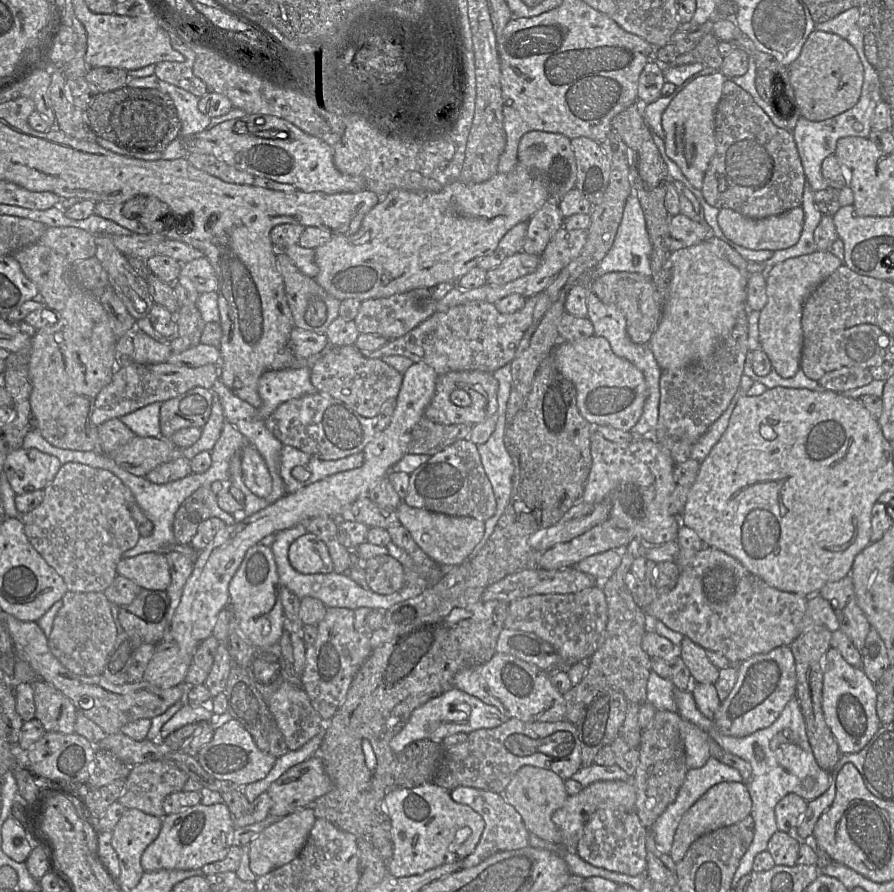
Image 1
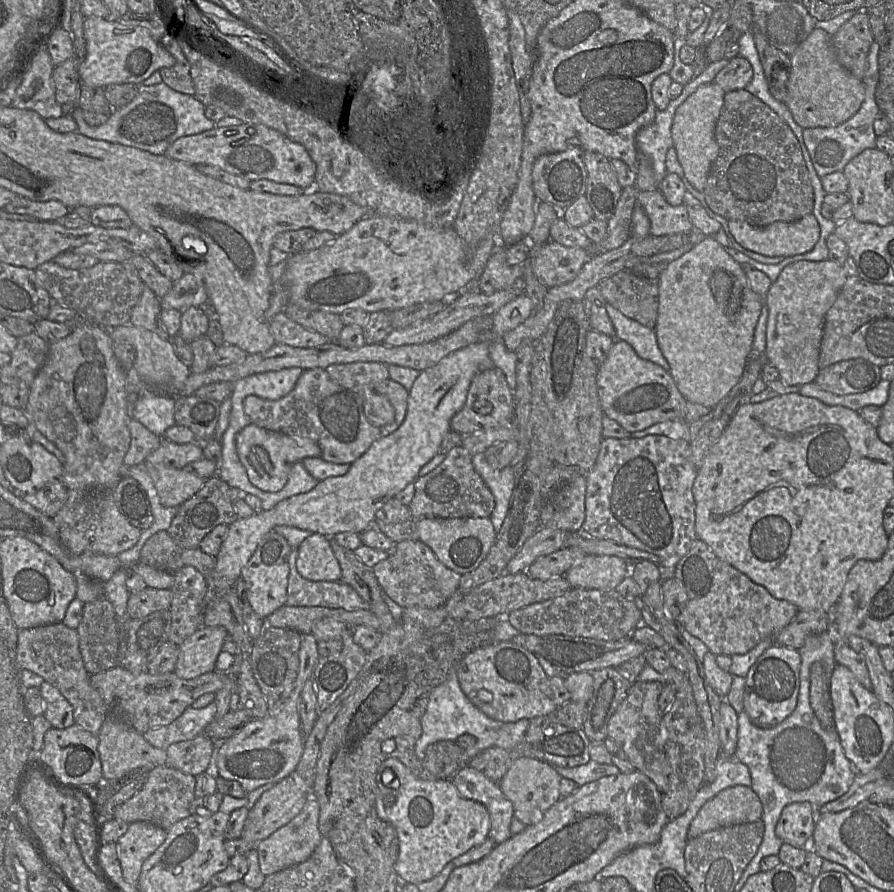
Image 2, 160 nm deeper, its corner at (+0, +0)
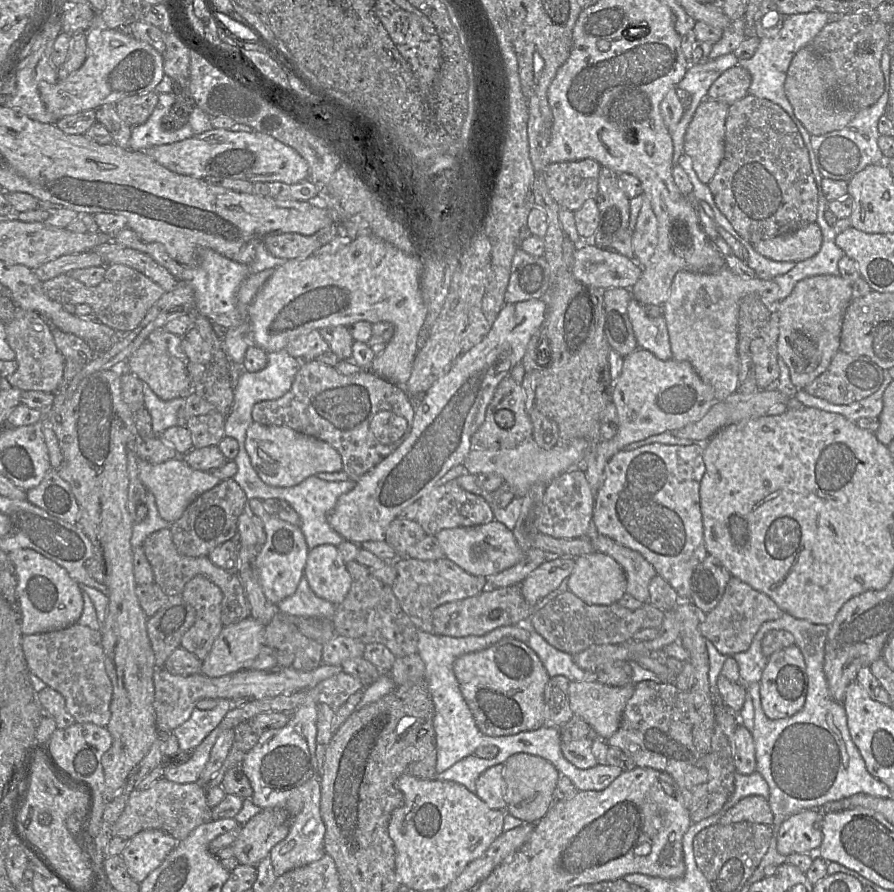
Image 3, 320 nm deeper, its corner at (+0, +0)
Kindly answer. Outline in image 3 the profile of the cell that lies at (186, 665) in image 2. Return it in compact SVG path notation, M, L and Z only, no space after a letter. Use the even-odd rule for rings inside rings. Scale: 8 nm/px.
M248 617L237 624L225 626L215 640L209 654L202 660L201 674L221 677L237 671L249 669L264 645L265 625Z

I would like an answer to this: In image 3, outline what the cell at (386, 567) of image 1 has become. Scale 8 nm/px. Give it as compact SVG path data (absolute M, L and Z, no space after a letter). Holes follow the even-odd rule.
M405 556L398 557L393 565L397 577L391 586L392 592L402 610L414 621L428 617L445 603L476 596L489 587L486 577L471 575L446 558L418 560Z

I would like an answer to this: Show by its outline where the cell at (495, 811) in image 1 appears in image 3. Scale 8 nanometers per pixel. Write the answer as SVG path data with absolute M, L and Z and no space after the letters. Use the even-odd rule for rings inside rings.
M502 764L488 768L479 776L475 794L490 808L505 811L507 803Z

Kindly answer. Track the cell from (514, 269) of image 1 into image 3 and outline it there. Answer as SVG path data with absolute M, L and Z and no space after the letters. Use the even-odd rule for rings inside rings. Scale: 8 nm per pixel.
M590 241L577 245L573 276L585 285L600 289L631 289L642 274L642 266L617 251L599 248Z

